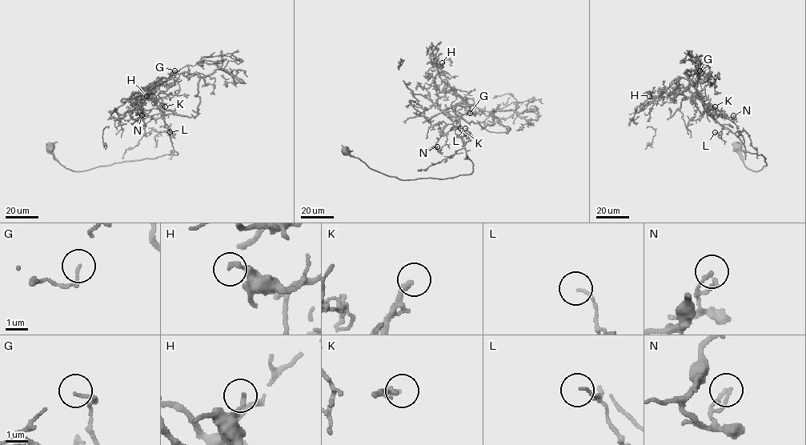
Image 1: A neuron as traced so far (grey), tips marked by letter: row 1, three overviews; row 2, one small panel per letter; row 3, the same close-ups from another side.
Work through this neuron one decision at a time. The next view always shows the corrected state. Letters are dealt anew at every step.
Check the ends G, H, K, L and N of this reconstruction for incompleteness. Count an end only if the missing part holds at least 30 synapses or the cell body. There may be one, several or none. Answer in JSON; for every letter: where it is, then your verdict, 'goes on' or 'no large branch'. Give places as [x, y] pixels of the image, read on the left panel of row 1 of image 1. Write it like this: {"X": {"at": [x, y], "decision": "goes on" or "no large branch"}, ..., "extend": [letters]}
{"G": {"at": [174, 70], "decision": "no large branch"}, "H": {"at": [146, 96], "decision": "no large branch"}, "K": {"at": [165, 106], "decision": "goes on"}, "L": {"at": [170, 132], "decision": "no large branch"}, "N": {"at": [142, 115], "decision": "no large branch"}, "extend": ["K"]}

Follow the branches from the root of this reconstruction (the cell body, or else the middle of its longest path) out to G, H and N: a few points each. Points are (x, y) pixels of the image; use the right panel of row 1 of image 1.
G: (736, 146), (747, 168), (758, 171), (767, 166), (766, 158), (747, 151), (704, 108), (688, 79), (699, 70)
H: (736, 146), (747, 168), (767, 166), (687, 89), (649, 96)
N: (736, 146), (747, 168), (758, 171), (767, 166), (766, 158), (747, 151), (713, 115), (735, 119), (733, 115)

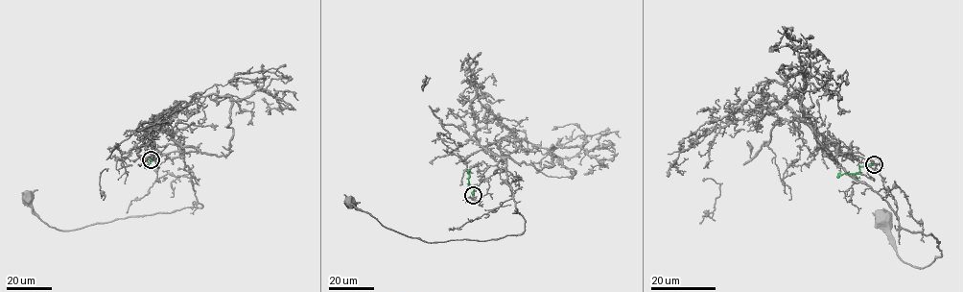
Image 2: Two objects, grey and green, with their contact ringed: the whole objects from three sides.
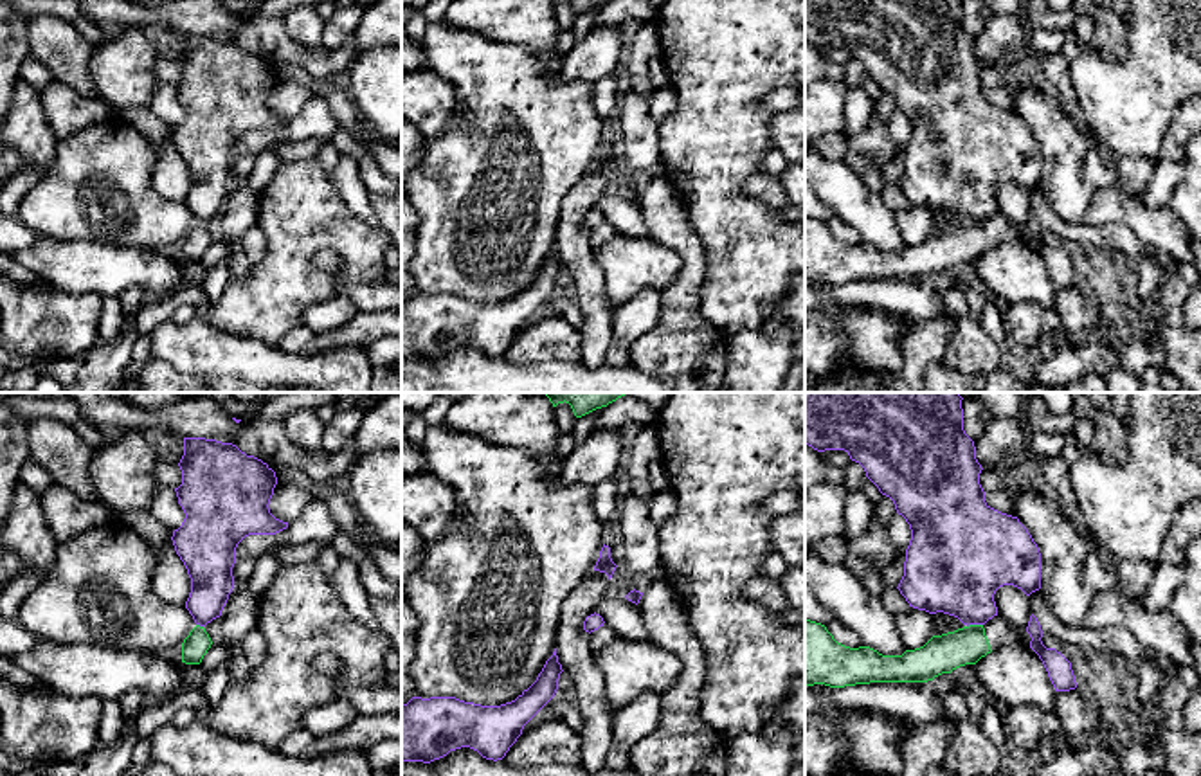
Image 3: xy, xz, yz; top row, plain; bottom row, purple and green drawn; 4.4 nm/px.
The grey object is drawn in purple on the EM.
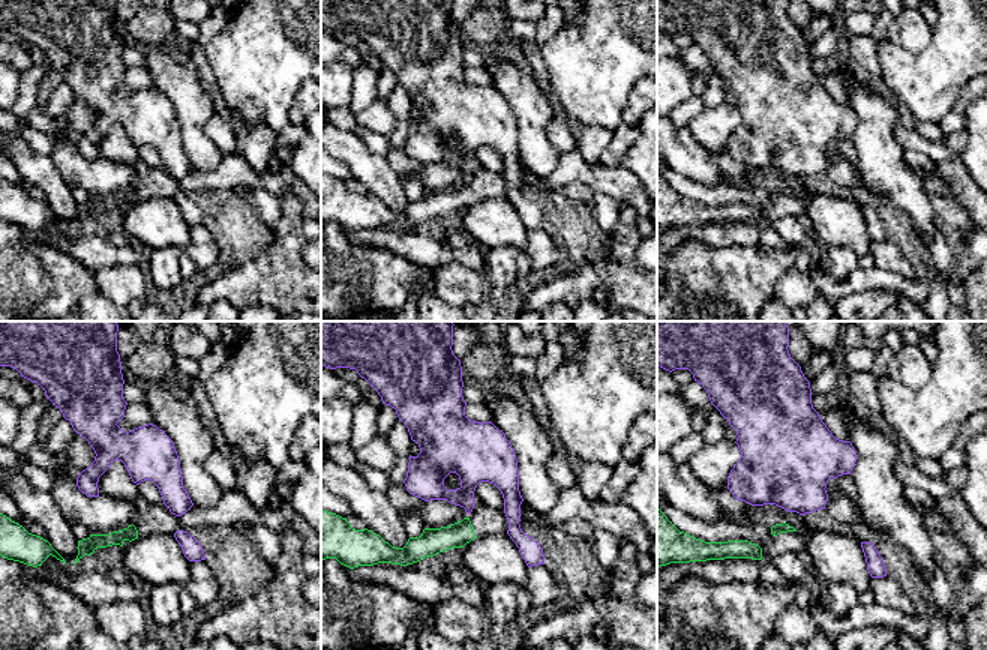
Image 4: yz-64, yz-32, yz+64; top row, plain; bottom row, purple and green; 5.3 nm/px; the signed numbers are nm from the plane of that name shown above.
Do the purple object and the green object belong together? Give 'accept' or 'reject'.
reject

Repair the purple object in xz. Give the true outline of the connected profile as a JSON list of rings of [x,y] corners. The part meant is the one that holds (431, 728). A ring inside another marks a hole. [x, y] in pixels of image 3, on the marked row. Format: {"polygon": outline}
{"polygon": [[[555,648],[537,681],[511,702],[481,706],[456,697],[412,697],[402,706],[402,763],[430,763],[461,747],[502,760],[524,726],[555,697],[562,672]]]}

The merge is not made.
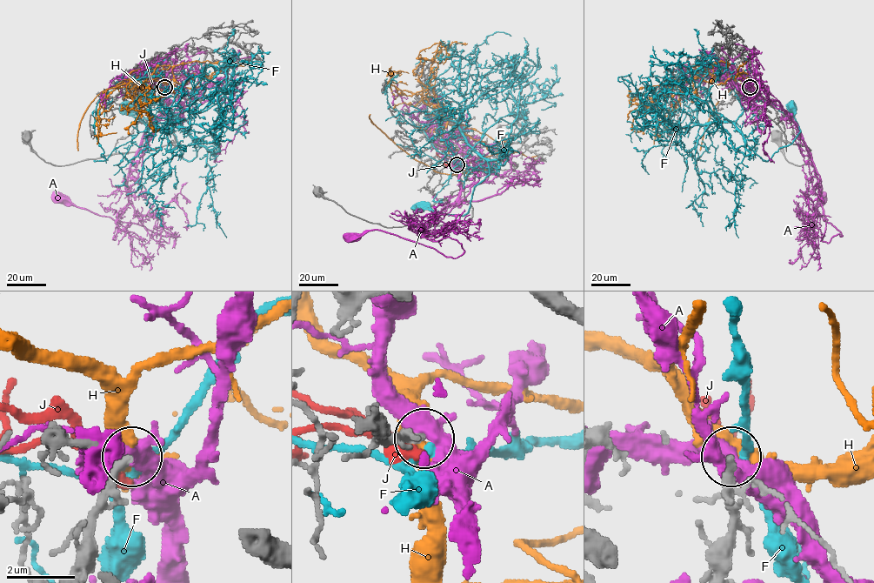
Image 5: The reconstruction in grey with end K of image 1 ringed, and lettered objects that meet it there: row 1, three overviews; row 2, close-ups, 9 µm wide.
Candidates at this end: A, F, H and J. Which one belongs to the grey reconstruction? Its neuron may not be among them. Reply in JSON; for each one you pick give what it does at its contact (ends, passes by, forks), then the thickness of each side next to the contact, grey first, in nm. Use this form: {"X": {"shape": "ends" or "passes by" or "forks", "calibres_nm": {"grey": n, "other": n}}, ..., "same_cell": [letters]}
{"same_cell": []}

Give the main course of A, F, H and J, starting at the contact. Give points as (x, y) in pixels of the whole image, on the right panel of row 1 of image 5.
A: (750, 88), (797, 127), (829, 243), (842, 235), (814, 210), (823, 197)
F: (750, 88), (756, 101), (738, 117), (736, 127), (763, 161), (790, 144), (800, 132), (792, 107)
H: (750, 88), (723, 72), (698, 70), (695, 78), (672, 84), (653, 99), (632, 129), (639, 132), (650, 123)
J: (750, 88), (737, 76)

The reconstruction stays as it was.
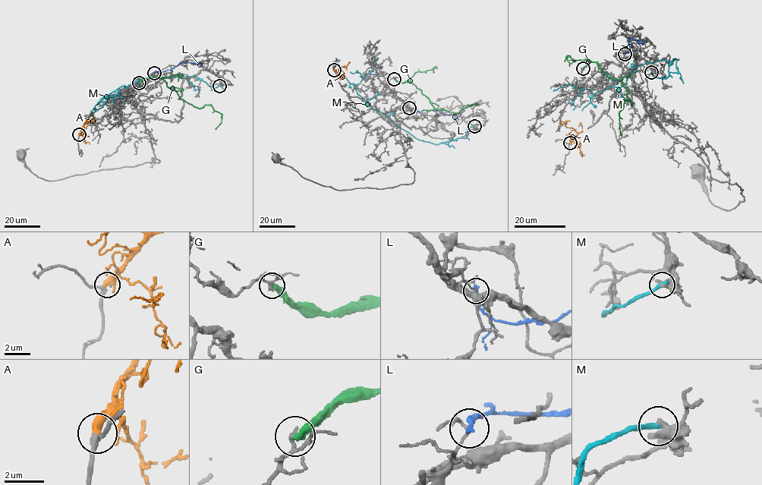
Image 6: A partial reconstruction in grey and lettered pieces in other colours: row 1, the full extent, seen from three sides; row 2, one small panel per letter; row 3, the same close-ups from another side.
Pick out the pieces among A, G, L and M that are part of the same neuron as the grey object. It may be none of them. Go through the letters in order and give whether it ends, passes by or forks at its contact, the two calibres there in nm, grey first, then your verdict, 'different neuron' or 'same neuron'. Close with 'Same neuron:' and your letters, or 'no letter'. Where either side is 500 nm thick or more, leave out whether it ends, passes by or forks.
A: 240 nm thick on the grey side, 500 nm on the other; same neuron
G: it ends there; 160 nm thick on the grey side, 400 nm on the other; different neuron
L: it ends there; 120 nm thick on the grey side, 280 nm on the other; different neuron
M: it ends there; 340 nm thick on the grey side, 320 nm on the other; different neuron
Same neuron: A

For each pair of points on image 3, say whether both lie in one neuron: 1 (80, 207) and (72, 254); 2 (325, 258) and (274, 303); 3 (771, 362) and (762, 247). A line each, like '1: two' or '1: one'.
1: two
2: two
3: two

